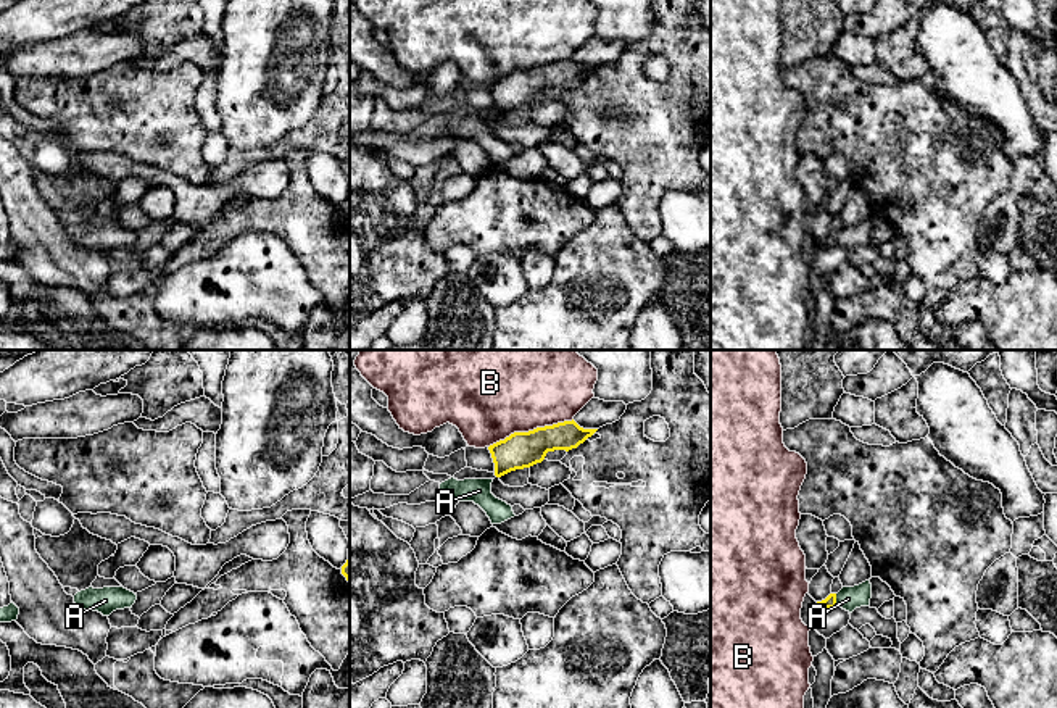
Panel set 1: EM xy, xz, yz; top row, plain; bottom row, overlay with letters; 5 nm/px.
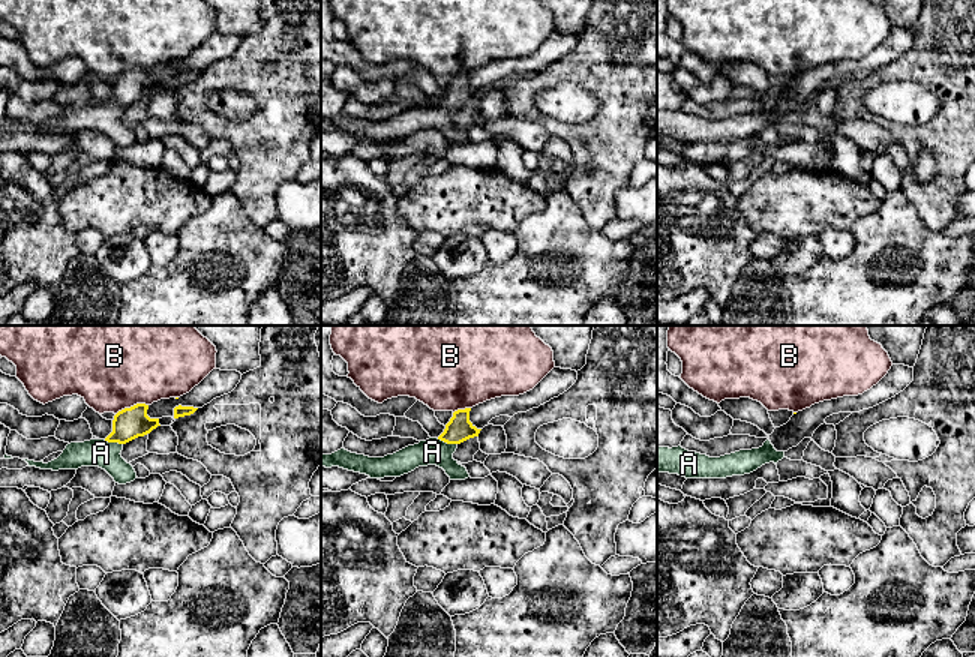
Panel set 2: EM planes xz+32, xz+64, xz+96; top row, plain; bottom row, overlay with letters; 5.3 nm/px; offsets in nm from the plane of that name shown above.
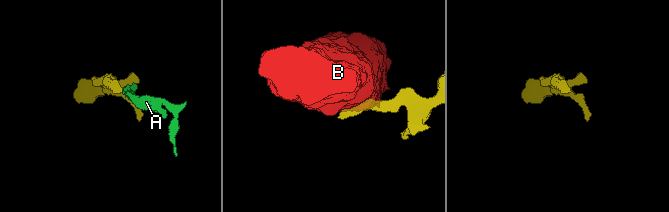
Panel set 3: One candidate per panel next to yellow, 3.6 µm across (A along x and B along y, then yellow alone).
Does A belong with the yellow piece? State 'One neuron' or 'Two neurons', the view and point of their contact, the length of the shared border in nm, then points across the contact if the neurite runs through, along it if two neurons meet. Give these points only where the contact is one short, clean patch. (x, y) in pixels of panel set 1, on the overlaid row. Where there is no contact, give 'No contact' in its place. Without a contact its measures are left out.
One neuron. Touches yellow at yz (835, 600). Shared border 60 nm. Path across: yz (830, 602), (835, 600), (848, 599)

